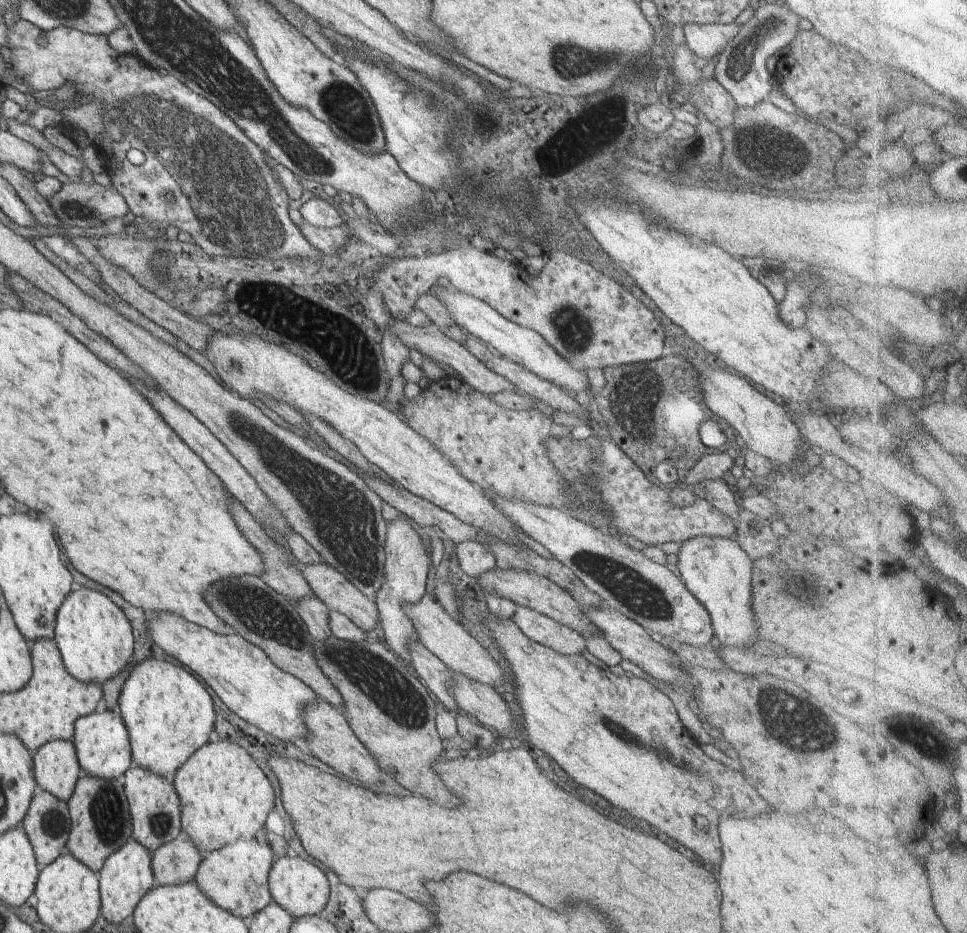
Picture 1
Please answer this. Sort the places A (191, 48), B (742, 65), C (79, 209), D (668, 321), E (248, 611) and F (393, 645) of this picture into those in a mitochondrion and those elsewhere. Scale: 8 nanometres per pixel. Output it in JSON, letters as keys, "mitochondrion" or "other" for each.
{"A":"mitochondrion","B":"mitochondrion","C":"mitochondrion","D":"other","E":"mitochondrion","F":"other"}

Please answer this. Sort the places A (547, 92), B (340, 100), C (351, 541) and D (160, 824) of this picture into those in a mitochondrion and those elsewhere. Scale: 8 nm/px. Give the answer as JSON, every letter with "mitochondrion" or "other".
{"A":"other","B":"mitochondrion","C":"mitochondrion","D":"mitochondrion"}

